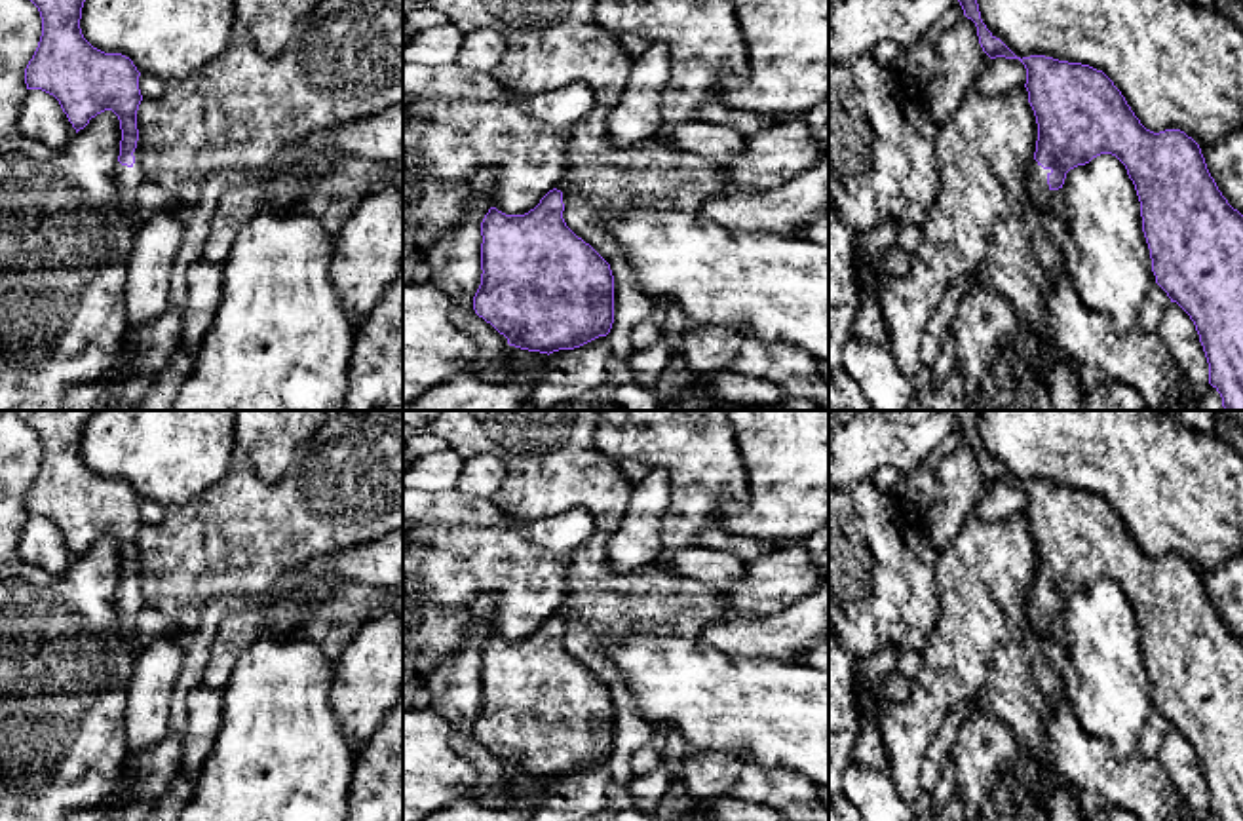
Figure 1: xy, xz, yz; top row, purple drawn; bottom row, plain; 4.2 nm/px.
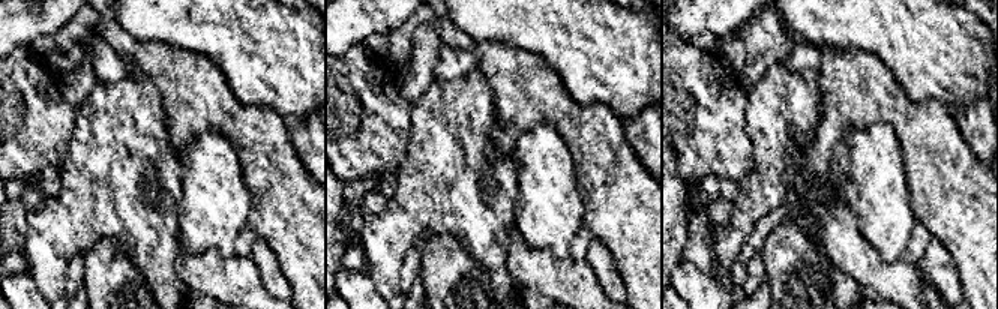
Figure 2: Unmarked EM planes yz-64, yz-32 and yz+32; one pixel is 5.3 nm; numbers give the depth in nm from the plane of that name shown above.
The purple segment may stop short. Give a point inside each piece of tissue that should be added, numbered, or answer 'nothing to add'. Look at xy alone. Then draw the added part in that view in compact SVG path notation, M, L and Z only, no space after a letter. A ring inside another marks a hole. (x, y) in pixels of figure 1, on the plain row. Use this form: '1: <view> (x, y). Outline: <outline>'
1: xy (128, 605). Outline: M139 566L133 582L135 582L135 589L131 593L122 591L118 587L114 595L118 629L129 646L137 639L137 616L144 608L144 599L143 599L141 582L139 582Z

